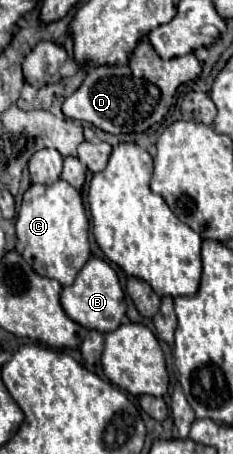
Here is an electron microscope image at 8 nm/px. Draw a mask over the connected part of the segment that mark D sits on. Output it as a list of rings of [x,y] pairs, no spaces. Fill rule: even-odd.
[[[140,40],[128,64],[92,66],[82,86],[70,98],[64,100],[62,112],[66,118],[90,122],[92,126],[108,134],[146,132],[150,126],[158,124],[166,116],[172,104],[172,96],[176,94],[176,88],[196,78],[200,72],[202,64],[194,54],[162,60],[148,40]]]

